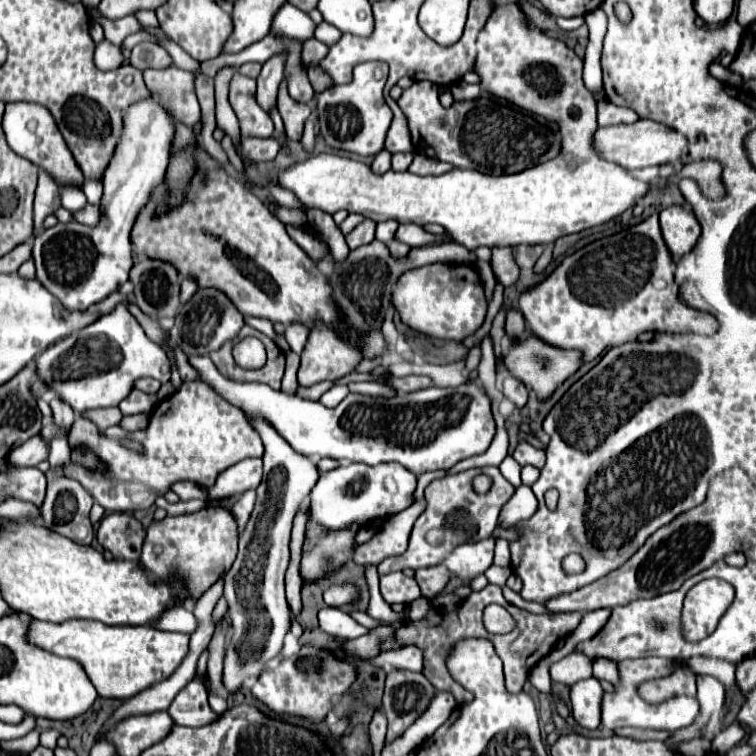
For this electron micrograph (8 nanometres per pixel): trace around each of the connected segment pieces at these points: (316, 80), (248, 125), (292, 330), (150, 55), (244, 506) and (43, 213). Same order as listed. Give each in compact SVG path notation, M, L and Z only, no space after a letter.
M311 66L311 68L309 68L309 80L311 80L311 86L313 86L315 94L321 94L323 90L327 90L327 88L331 88L331 86L335 84L335 82L323 72L321 66Z
M235 74L229 86L229 102L235 110L239 124L241 124L241 136L261 136L269 138L275 128L269 114L255 102L255 80Z
M293 322L285 328L285 338L287 338L291 350L297 352L297 354L301 354L303 346L305 346L305 340L307 340L307 334L309 334L309 330L301 322Z
M139 44L139 46L135 46L131 50L129 62L139 70L147 70L147 68L165 70L165 68L169 68L173 64L167 50L157 46L157 44Z
M249 490L249 492L245 492L245 494L239 498L239 502L231 508L231 512L233 512L233 516L235 516L237 524L239 524L239 532L243 532L243 528L245 528L245 524L247 524L247 518L251 516L251 506L253 506L253 504L255 504L255 492Z
M39 170L39 186L35 194L35 234L33 236L37 236L43 230L43 220L49 214L55 214L59 208L61 208L59 186L47 172Z

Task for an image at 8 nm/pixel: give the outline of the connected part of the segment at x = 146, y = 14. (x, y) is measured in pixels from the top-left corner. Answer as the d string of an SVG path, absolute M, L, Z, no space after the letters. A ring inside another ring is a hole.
M139 10L137 14L137 20L143 24L143 26L149 26L149 28L159 28L159 20L157 20L157 16L155 16L155 12L149 12L149 10Z

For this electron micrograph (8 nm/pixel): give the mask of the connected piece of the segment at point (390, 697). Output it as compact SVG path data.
M391 670L383 694L383 712L389 720L387 742L401 736L427 710L435 694L435 686L423 674Z

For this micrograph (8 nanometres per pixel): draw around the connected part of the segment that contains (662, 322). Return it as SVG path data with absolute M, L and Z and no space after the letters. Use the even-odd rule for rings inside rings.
M651 214L641 224L629 226L613 236L599 238L579 248L571 256L563 258L563 262L543 282L521 292L519 308L527 320L527 328L531 328L533 334L537 334L553 346L581 350L585 362L591 362L607 348L637 340L641 332L715 334L719 330L719 322L715 316L699 312L683 304L683 300L679 298L673 278L673 258L661 236L657 214Z

